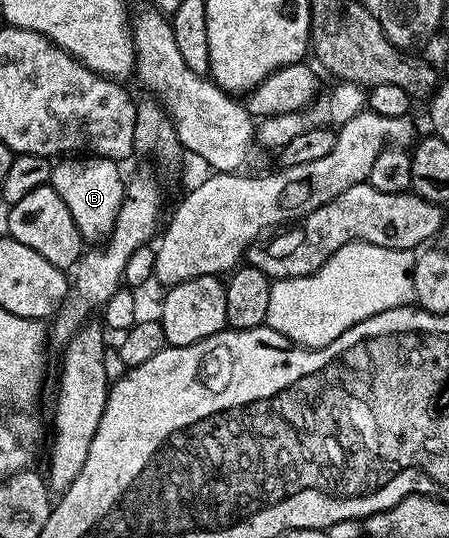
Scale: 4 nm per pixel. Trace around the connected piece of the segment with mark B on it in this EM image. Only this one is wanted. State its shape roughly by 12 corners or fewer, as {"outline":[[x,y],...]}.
{"outline":[[92,155],[53,165],[52,187],[84,242],[114,227],[127,184]]}

